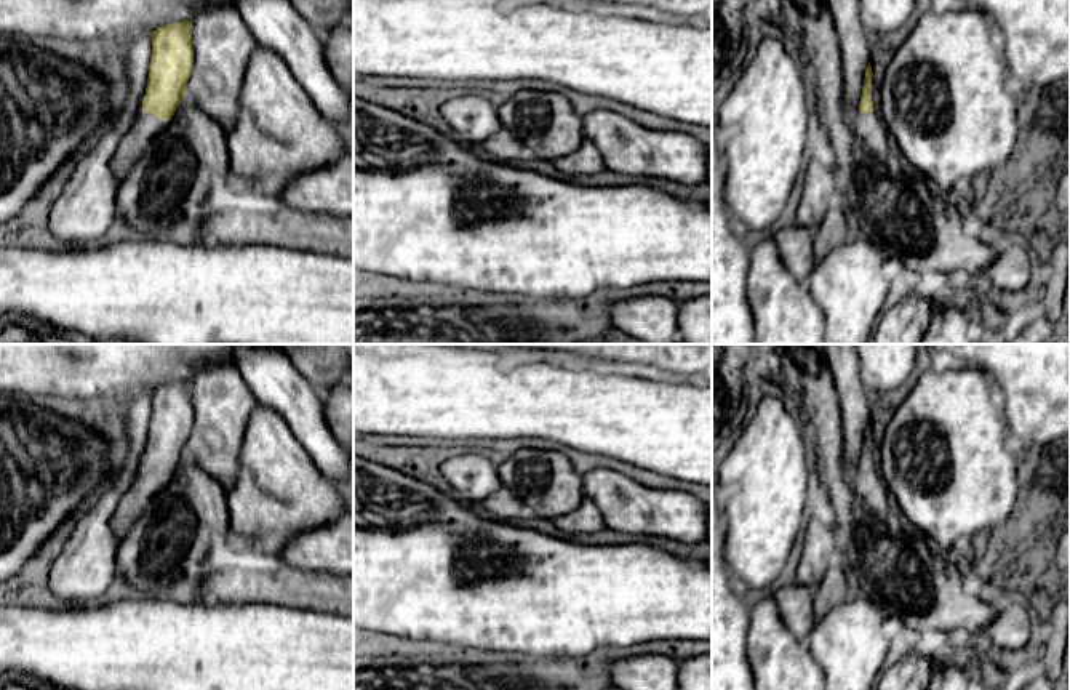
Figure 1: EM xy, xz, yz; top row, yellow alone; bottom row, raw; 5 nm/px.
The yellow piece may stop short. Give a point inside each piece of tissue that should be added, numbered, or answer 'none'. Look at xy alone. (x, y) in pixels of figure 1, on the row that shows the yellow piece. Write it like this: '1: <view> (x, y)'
1: xy (136, 143)

